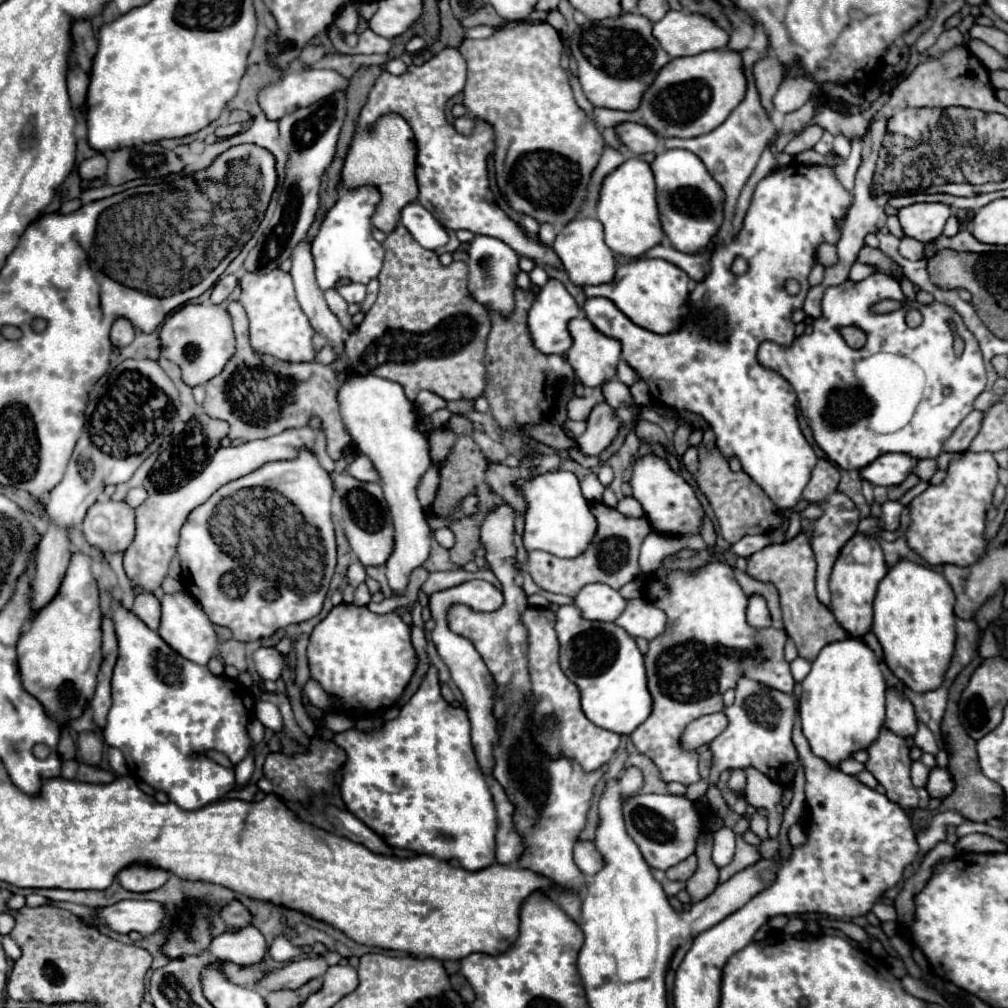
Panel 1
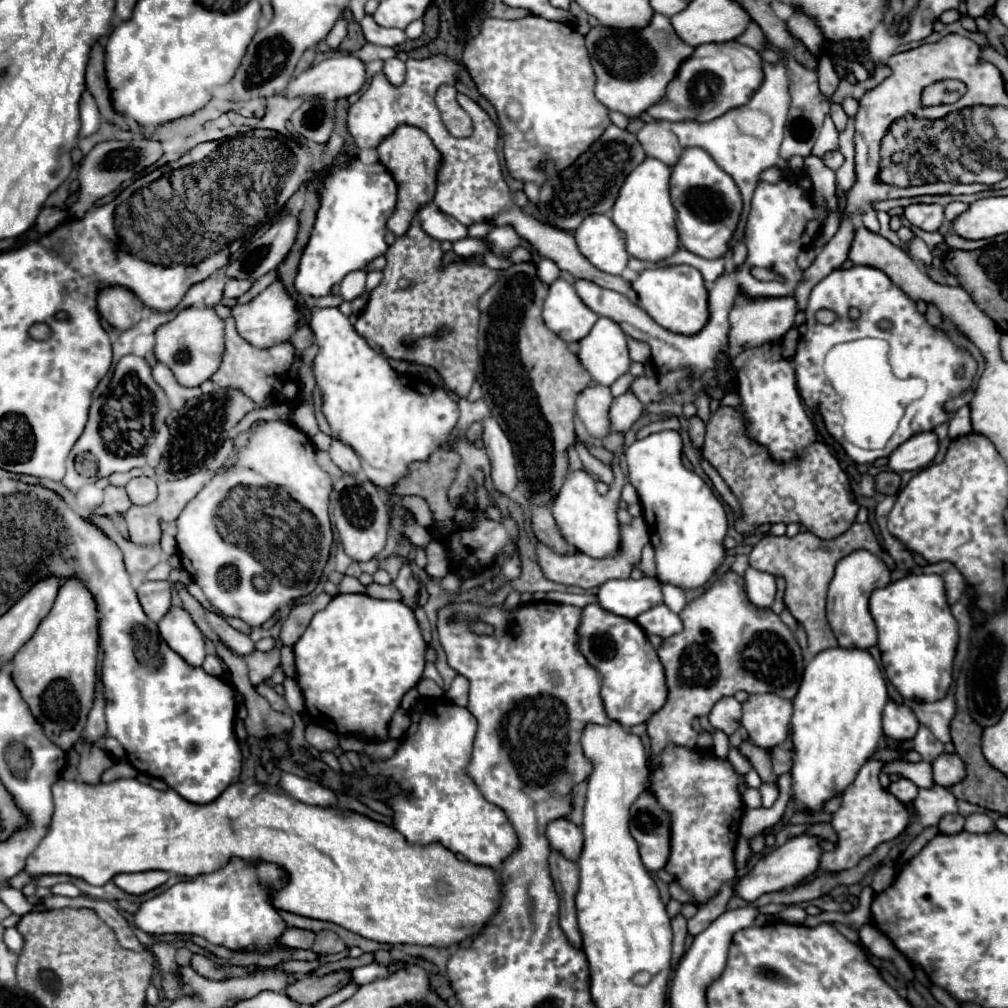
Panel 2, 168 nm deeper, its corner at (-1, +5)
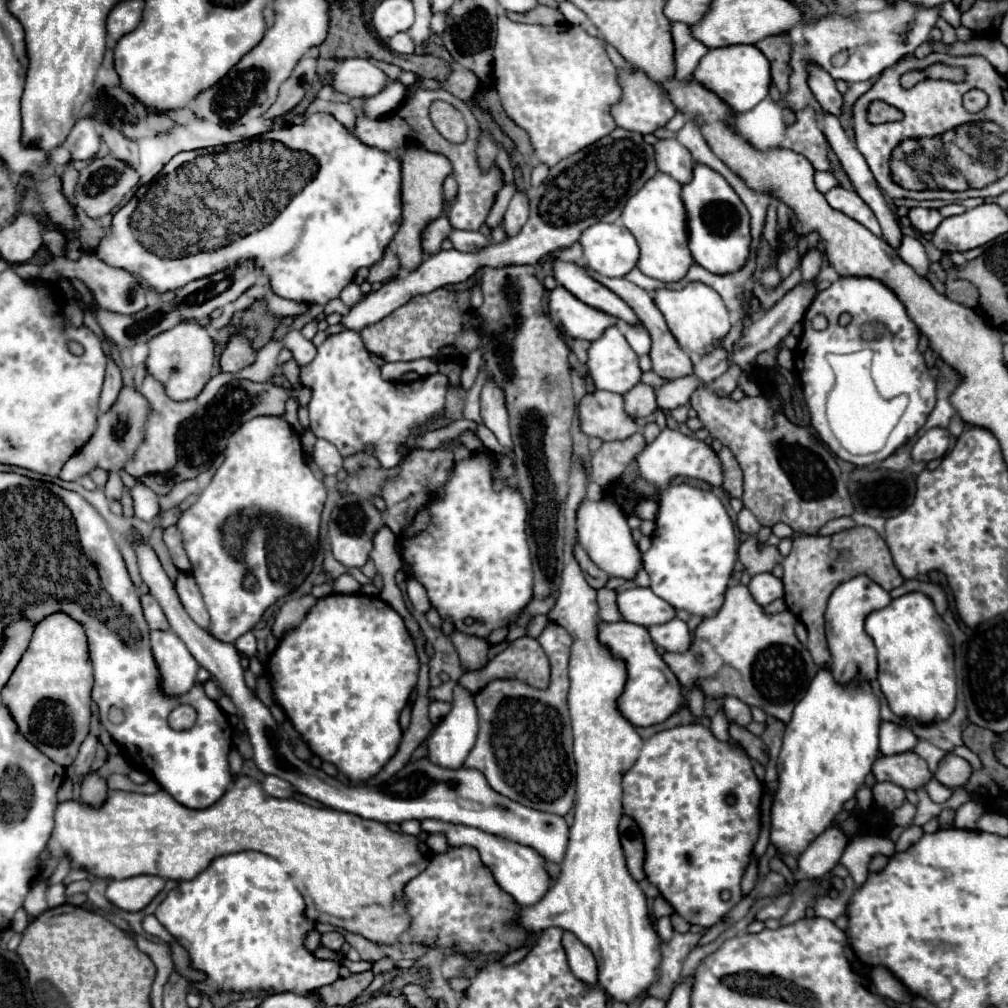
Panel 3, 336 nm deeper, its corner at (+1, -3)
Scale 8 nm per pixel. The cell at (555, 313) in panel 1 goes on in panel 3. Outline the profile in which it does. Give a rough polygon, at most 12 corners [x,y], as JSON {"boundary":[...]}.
{"boundary":[[550,291],[552,325],[568,339],[594,341],[618,319]]}

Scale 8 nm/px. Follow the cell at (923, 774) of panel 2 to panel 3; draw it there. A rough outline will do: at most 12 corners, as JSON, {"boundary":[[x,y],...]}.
{"boundary":[[936,779],[924,785],[934,803],[944,803],[952,789],[940,785]]}

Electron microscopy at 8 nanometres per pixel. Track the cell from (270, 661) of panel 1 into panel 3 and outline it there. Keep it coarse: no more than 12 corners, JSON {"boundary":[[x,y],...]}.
{"boundary":[[180,573],[176,593],[186,613],[202,627],[210,615],[190,573]]}

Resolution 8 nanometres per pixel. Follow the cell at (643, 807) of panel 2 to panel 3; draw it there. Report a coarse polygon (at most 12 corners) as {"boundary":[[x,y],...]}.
{"boundary":[[620,821],[620,841],[628,871],[642,881],[646,845],[636,821]]}

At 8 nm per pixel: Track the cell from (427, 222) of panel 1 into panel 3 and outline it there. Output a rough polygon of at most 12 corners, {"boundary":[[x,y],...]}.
{"boundary":[[450,231],[458,251],[478,251],[488,245],[480,231]]}

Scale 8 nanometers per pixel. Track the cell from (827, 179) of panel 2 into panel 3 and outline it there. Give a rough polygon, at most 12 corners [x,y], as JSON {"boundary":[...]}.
{"boundary":[[832,187],[824,197],[832,209],[882,237],[872,209],[856,191]]}

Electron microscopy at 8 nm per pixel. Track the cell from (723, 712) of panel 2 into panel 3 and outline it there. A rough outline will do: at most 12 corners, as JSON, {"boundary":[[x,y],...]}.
{"boundary":[[726,697],[722,709],[728,721],[746,727],[750,707],[736,697]]}

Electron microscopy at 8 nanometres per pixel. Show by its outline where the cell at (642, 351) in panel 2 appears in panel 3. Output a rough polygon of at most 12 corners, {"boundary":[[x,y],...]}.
{"boundary":[[624,325],[624,337],[636,355],[648,355],[650,335],[640,325]]}

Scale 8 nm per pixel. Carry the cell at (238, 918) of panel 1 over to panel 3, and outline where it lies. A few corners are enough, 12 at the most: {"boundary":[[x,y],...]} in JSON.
{"boundary":[[270,855],[218,857],[154,915],[226,993],[306,995],[338,963]]}

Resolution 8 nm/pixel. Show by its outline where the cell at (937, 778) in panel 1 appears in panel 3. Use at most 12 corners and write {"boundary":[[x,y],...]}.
{"boundary":[[948,753],[934,773],[942,785],[956,789],[968,783],[972,767]]}

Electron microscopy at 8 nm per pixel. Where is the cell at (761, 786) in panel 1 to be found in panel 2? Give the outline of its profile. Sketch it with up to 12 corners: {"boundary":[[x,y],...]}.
{"boundary":[[744,741],[742,755],[750,759],[762,781],[774,781],[770,751]]}

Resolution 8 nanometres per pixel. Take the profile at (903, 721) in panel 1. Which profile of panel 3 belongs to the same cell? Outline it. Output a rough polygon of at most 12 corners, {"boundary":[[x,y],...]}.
{"boundary":[[882,721],[880,751],[912,751],[918,737],[902,725]]}

